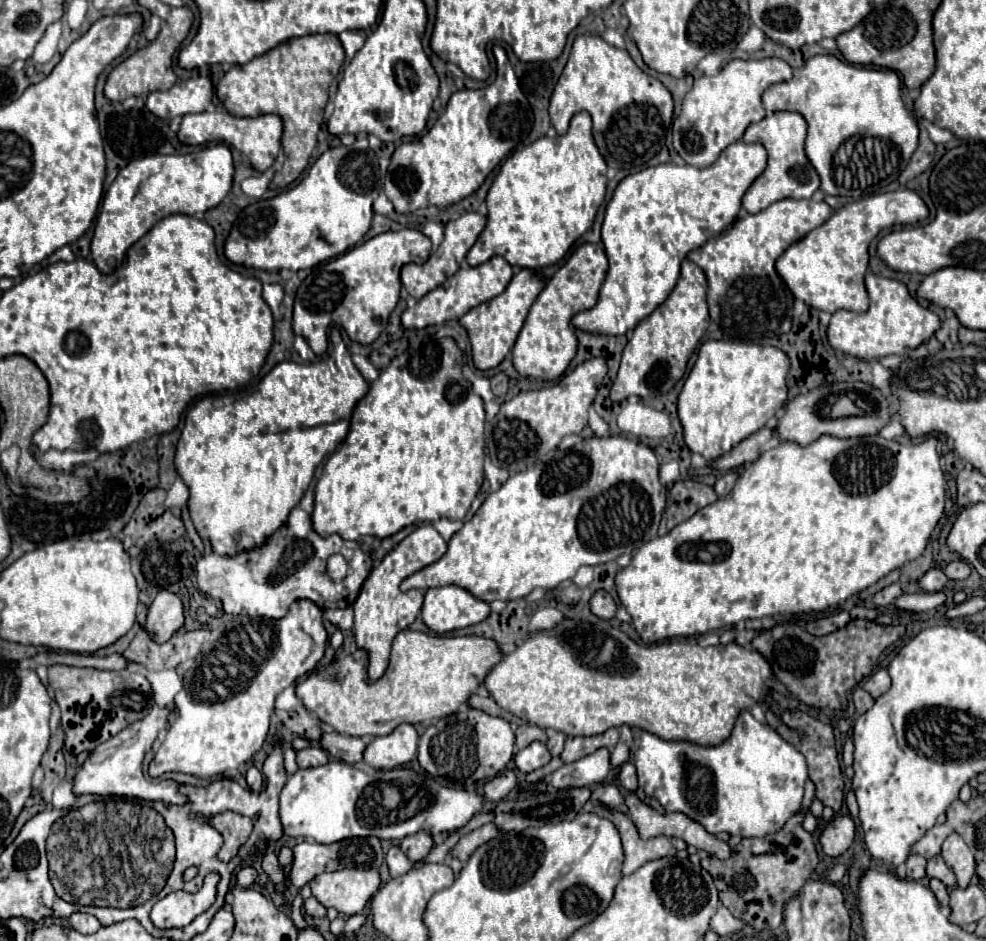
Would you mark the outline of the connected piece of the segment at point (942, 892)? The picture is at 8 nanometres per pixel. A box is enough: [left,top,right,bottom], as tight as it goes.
[930,879,948,905]

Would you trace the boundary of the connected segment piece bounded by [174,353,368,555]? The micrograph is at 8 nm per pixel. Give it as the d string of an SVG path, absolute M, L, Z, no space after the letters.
M344 353L344 359L342 363L335 364L333 357L330 355L326 361L318 361L318 363L308 363L308 365L302 365L302 363L292 363L292 361L284 361L284 363L278 363L268 375L262 377L262 381L246 391L246 393L226 393L226 395L206 395L202 397L198 403L194 403L188 413L186 413L186 419L184 419L184 429L182 429L182 437L178 441L178 449L176 449L176 469L178 469L178 475L184 479L184 483L188 485L190 489L190 501L188 501L188 509L190 509L190 517L192 517L192 523L196 527L196 531L200 533L202 539L208 539L212 543L212 549L218 553L218 555L236 555L236 551L248 551L252 547L260 547L260 543L264 543L264 539L268 539L268 535L272 535L272 531L276 531L276 527L282 527L284 525L284 519L288 519L288 513L292 511L294 505L298 505L298 501L302 499L304 491L308 489L312 477L314 477L314 471L318 467L318 463L330 455L338 443L342 443L342 439L348 435L348 429L350 429L350 417L352 417L352 411L356 407L356 403L366 395L368 391L368 383L366 379L362 377L360 371L352 365L350 361L350 354Z

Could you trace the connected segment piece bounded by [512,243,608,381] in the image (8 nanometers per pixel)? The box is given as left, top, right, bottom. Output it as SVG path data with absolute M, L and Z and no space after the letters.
M584 243L546 283L542 293L532 303L524 327L512 347L514 367L522 377L540 377L552 381L566 371L566 367L576 355L576 345L578 345L570 319L576 313L596 305L598 291L606 271L608 271L608 259L604 255L602 243Z

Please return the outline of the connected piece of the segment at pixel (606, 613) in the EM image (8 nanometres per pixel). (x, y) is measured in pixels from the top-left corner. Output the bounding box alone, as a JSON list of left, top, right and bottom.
[590,591,616,619]

